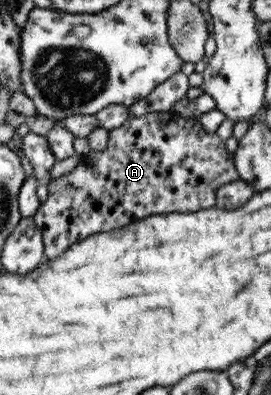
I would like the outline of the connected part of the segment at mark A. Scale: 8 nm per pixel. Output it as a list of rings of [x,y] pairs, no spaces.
[[[151,112],[140,117],[128,118],[119,128],[109,131],[107,147],[102,151],[90,151],[81,156],[79,164],[67,174],[60,176],[58,179],[51,179],[48,184],[47,200],[40,203],[37,212],[34,214],[35,224],[42,230],[42,241],[44,242],[44,253],[46,260],[58,258],[72,244],[87,238],[88,236],[107,232],[115,228],[121,228],[135,221],[146,219],[147,216],[156,214],[167,214],[170,212],[197,212],[216,206],[216,192],[220,186],[237,181],[240,179],[237,167],[235,166],[234,153],[225,149],[225,141],[217,133],[208,133],[199,122],[198,117],[184,116],[181,114],[163,114],[163,112]]]

